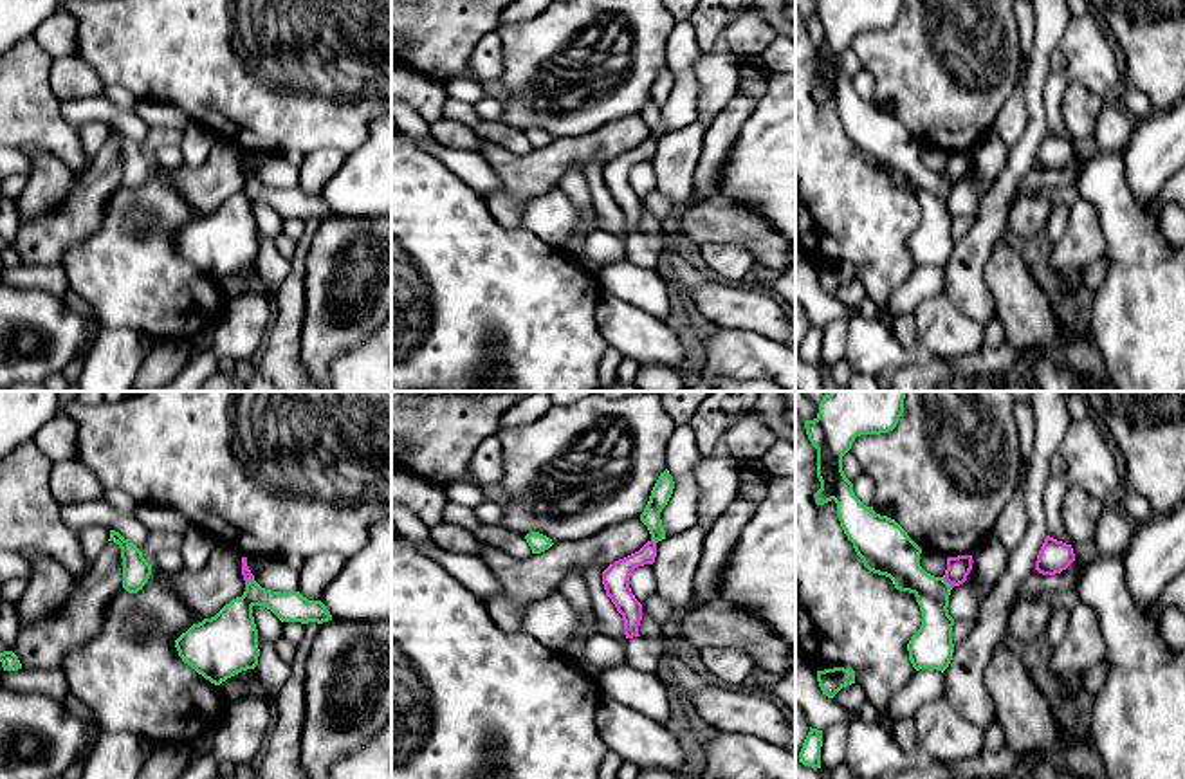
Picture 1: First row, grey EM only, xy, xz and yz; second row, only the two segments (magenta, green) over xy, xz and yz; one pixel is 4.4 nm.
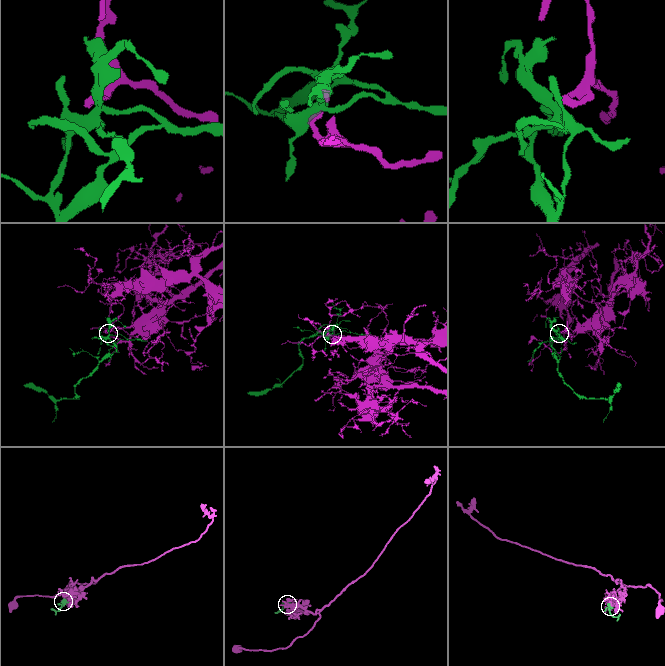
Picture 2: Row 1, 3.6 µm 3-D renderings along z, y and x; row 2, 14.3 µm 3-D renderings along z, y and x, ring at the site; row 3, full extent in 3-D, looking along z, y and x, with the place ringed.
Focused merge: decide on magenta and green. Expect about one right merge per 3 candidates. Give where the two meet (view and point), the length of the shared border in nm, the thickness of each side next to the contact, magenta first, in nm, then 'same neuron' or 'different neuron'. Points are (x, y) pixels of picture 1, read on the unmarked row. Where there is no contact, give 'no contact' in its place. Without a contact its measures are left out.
contact yz (947, 177); length 70 nm; calibres 100 and 190 nm; different neuron

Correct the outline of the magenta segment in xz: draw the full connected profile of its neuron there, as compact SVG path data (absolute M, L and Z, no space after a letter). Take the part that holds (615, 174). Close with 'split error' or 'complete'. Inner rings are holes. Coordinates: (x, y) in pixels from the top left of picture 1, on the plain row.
M651 135L638 148L615 157L602 168L606 191L622 211L626 234L640 233L638 222L642 216L642 200L631 189L629 171L638 162L653 160L655 153L657 139Z | complete

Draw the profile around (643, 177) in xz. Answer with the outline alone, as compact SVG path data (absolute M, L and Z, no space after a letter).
M653 160L635 164L629 171L629 184L635 195L644 202L657 189Z

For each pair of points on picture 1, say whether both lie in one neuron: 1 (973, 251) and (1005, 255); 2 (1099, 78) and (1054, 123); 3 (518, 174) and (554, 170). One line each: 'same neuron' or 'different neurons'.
1: different neurons
2: same neuron
3: same neuron

